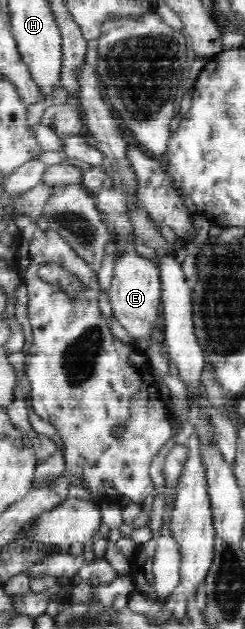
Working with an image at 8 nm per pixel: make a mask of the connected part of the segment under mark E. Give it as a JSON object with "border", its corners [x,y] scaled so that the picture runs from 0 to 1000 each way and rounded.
{"border":[[[518,396],[482,413],[469,413],[445,474],[457,502],[551,541],[641,533],[661,504],[657,445],[645,418],[629,412],[604,413],[555,399]]]}

